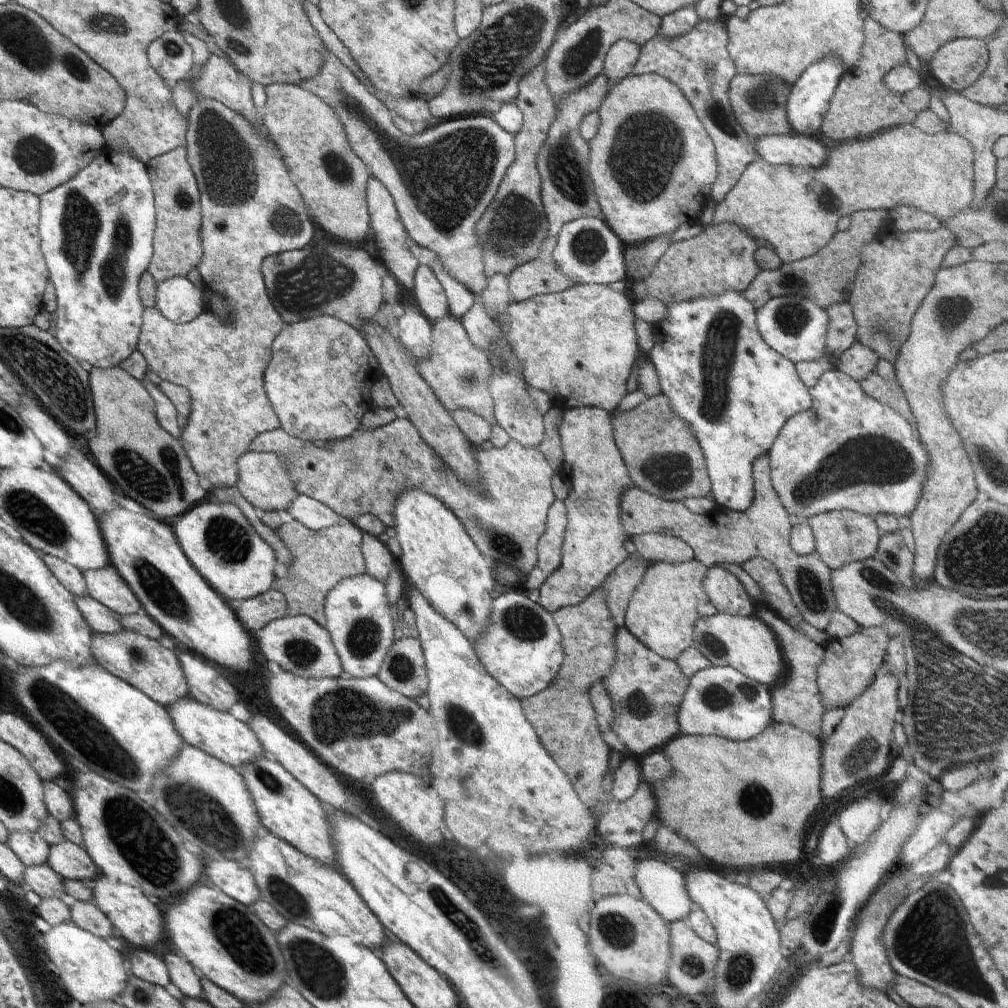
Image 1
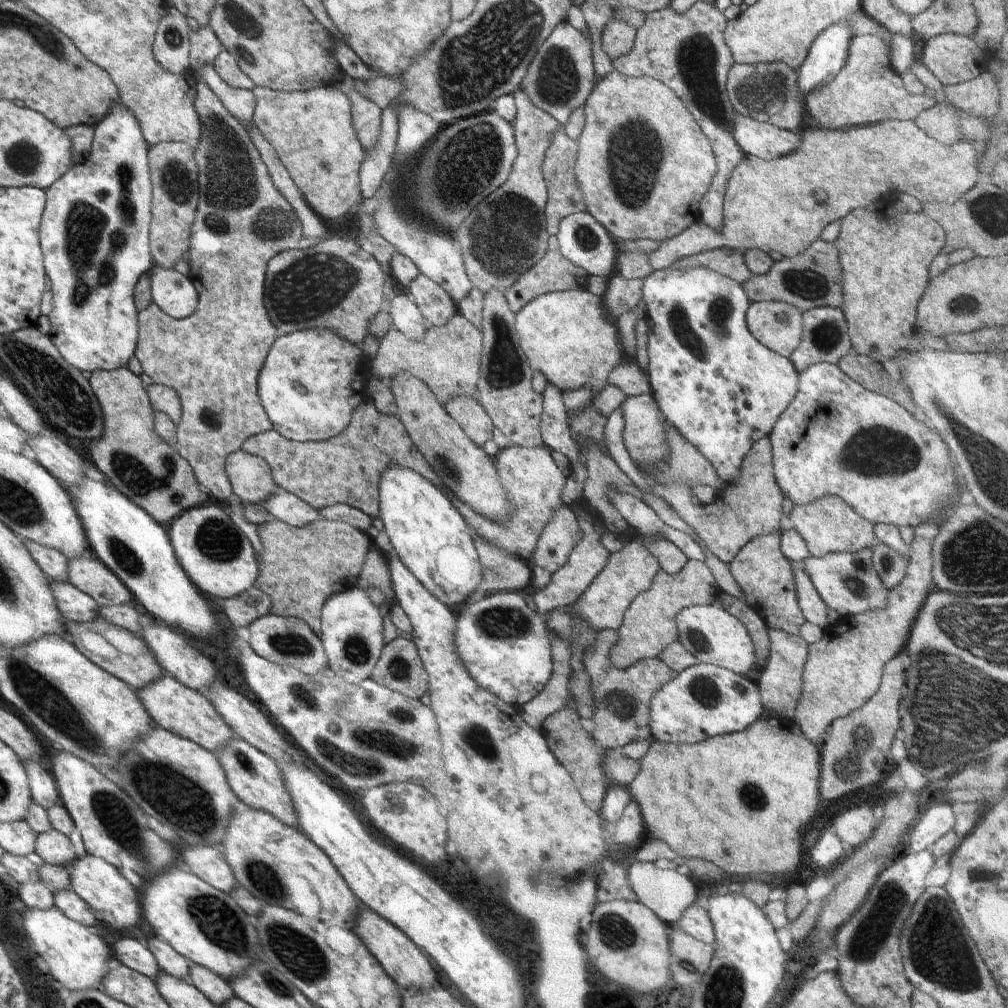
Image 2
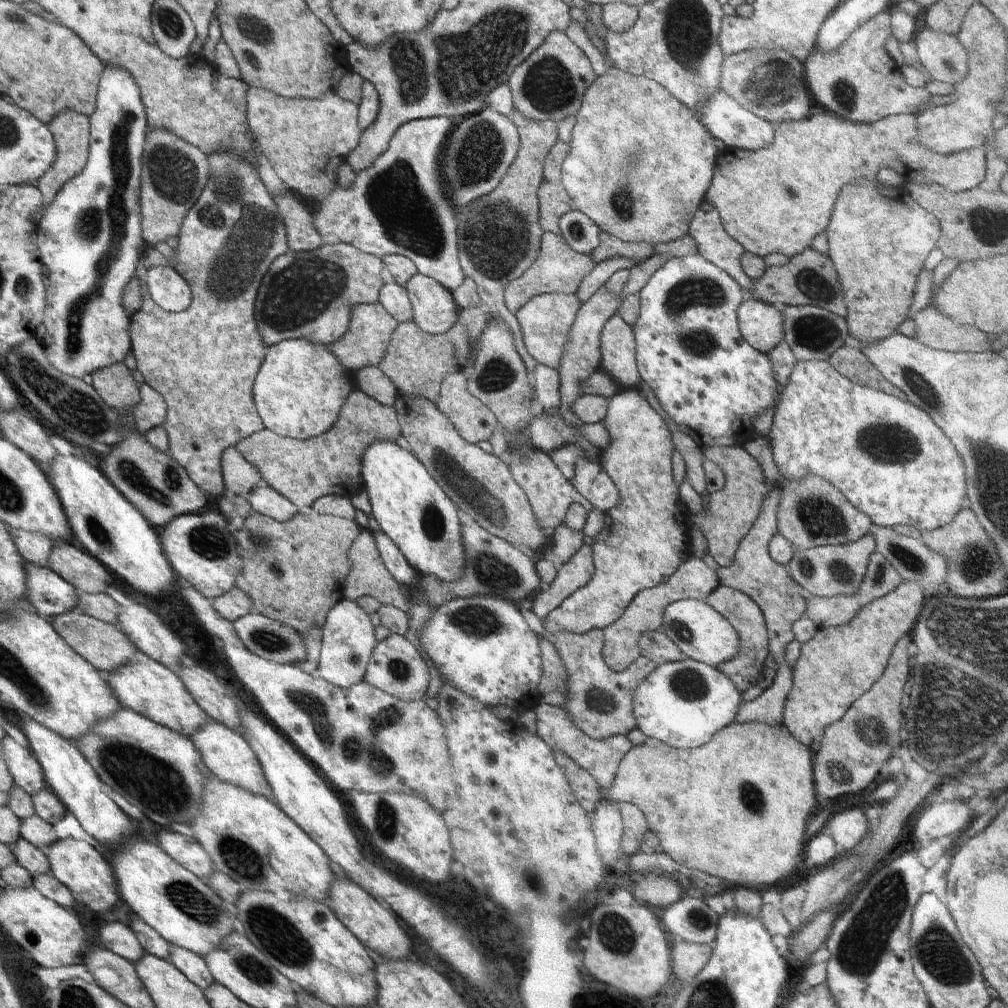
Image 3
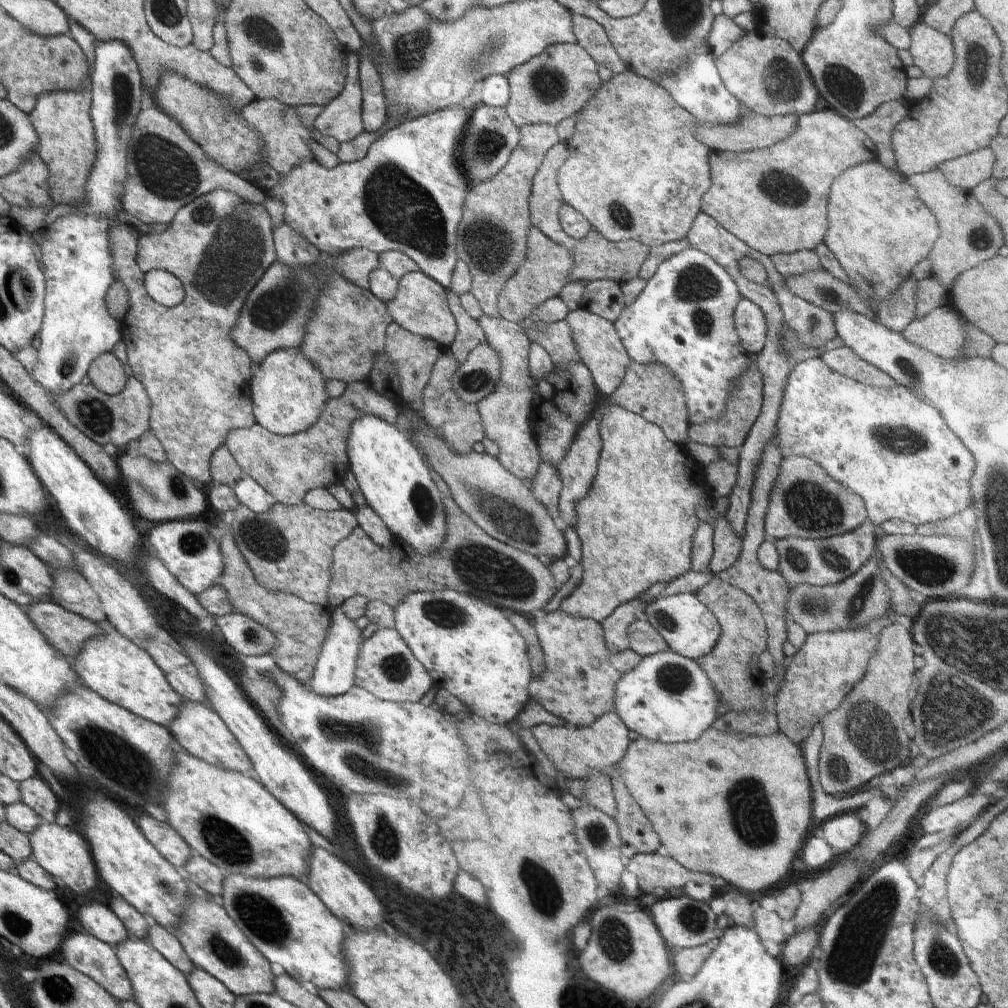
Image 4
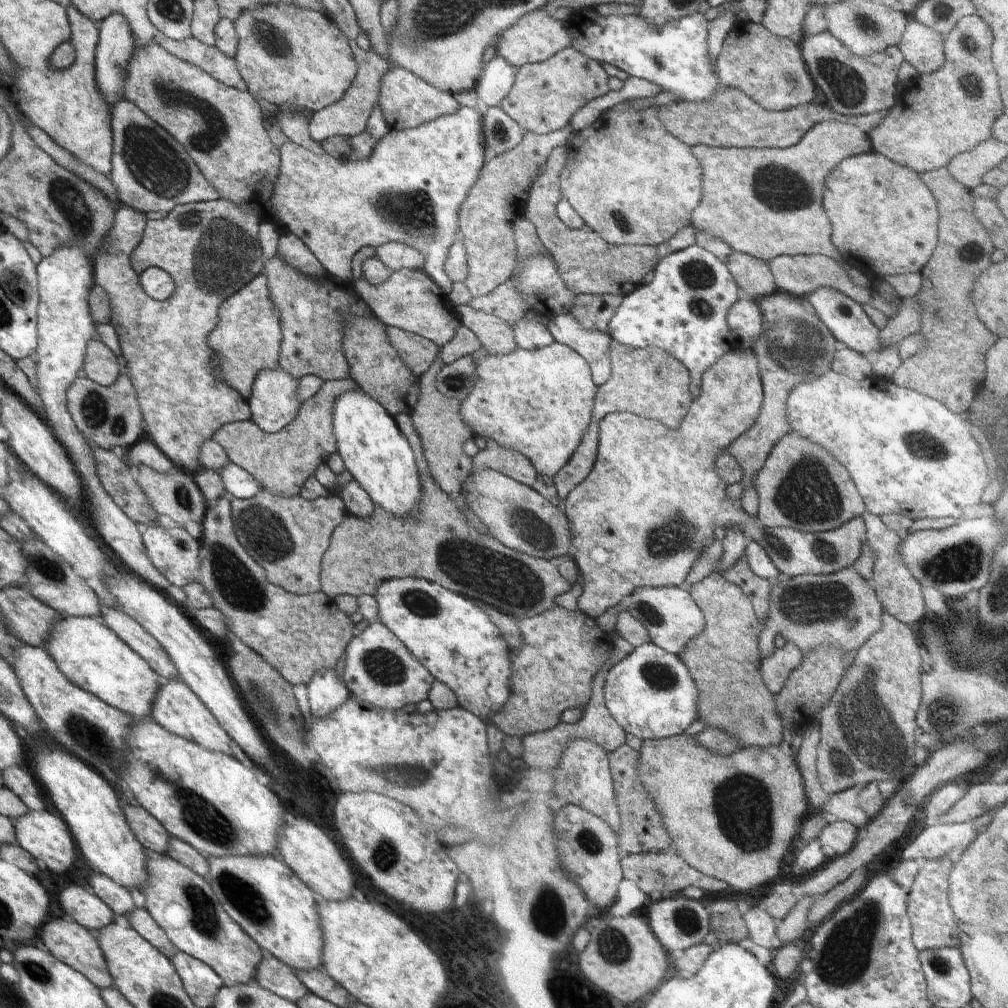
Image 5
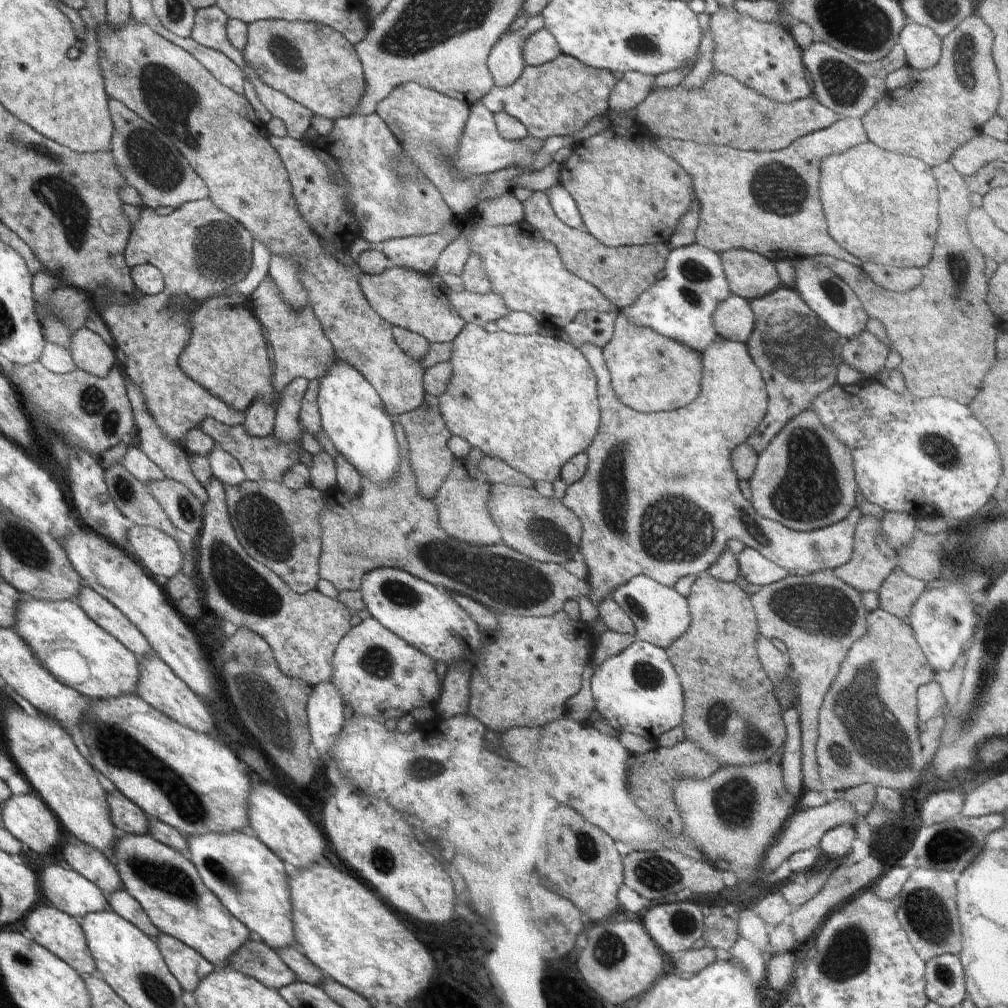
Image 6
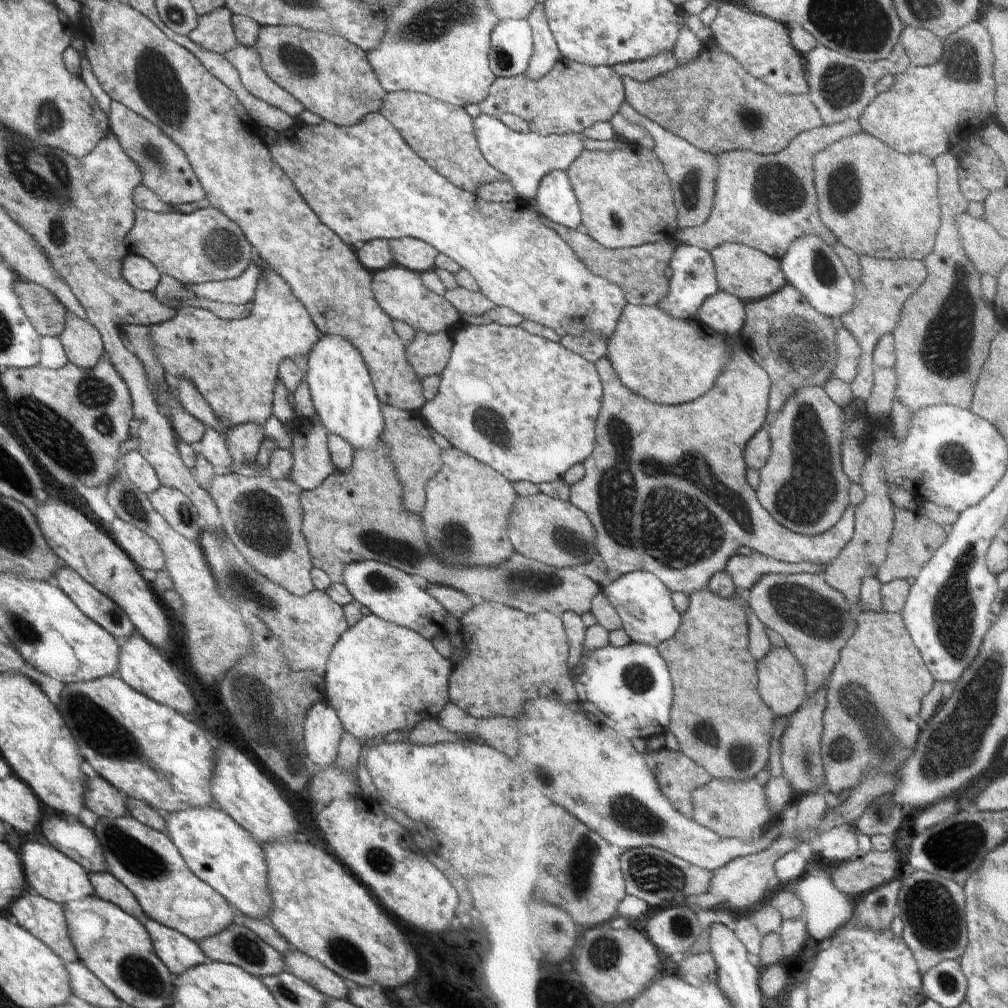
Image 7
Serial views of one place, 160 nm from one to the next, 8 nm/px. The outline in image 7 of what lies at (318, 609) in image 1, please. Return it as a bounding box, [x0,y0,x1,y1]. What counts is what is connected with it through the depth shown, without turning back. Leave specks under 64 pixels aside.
[206,472,315,597]

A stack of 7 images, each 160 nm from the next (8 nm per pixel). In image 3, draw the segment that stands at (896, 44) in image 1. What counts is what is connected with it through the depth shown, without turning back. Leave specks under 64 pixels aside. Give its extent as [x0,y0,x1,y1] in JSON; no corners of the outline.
[803,10,931,124]

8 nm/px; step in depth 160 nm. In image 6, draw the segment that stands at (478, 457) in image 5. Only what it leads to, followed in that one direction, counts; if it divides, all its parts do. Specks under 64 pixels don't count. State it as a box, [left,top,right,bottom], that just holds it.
[477,454,535,488]

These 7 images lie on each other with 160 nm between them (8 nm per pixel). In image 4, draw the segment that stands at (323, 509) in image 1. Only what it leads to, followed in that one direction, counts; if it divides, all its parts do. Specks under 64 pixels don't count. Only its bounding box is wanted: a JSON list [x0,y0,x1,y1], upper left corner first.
[232,475,277,512]

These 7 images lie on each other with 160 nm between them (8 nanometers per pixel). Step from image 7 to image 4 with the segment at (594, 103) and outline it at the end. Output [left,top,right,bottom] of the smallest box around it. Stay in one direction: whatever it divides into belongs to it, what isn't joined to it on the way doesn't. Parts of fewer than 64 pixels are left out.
[505,42,601,128]

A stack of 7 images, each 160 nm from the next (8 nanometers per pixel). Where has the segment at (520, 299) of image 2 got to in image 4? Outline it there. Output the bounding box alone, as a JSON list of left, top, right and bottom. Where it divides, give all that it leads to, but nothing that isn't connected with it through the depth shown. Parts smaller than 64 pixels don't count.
[497,226,575,324]

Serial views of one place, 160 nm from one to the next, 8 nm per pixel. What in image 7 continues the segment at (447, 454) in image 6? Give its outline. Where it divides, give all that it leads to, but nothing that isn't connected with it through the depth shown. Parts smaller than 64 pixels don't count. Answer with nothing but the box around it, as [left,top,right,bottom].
[381,405,443,515]

